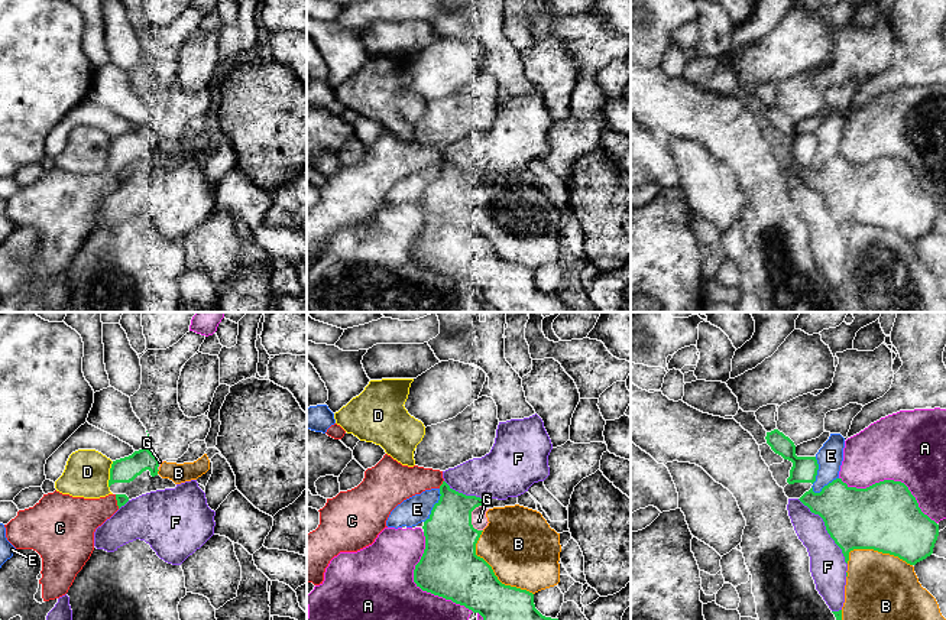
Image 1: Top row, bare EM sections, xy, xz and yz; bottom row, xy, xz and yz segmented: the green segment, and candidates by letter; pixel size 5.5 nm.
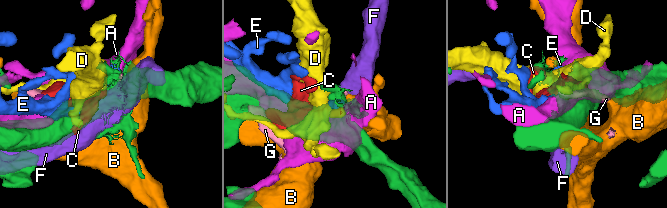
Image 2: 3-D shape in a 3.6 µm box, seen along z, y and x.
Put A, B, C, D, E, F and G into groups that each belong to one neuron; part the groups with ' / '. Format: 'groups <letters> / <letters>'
groups A / B G / C / D / E / F

